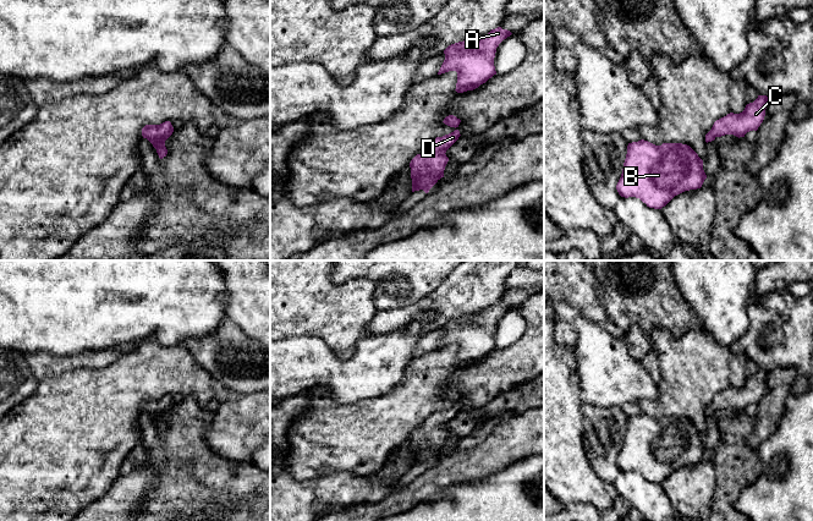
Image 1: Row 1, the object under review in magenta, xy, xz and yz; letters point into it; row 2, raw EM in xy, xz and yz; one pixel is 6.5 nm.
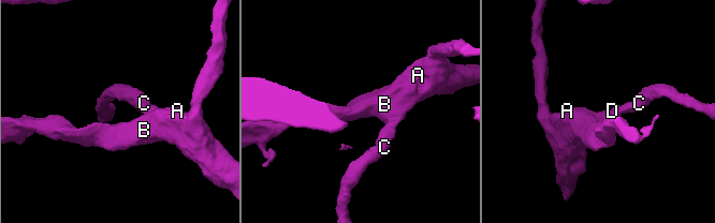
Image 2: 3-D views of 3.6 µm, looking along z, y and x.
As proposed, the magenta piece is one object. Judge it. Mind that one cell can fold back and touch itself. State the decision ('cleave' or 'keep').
keep

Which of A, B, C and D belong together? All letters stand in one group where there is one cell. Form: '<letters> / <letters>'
A B C D

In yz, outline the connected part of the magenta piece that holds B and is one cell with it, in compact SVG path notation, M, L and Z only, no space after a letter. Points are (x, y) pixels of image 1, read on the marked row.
M641 139L627 146L616 190L621 197L636 197L649 208L661 209L675 196L701 188L705 179L703 160L690 146L655 146Z

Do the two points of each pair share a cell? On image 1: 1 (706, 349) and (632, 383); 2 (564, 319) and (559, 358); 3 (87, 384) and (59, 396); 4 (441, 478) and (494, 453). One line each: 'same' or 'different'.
1: different
2: different
3: same
4: same

